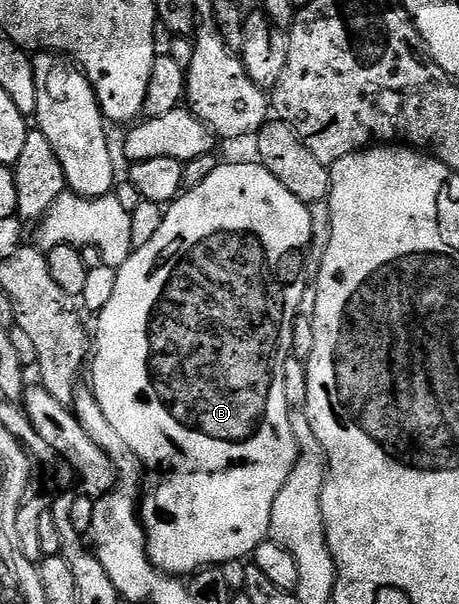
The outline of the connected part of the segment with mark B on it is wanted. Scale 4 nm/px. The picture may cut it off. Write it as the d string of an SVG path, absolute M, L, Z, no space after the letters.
M224 162L195 188L184 190L179 198L164 210L161 229L157 229L156 235L153 236L153 241L148 241L145 245L134 248L129 258L125 261L125 265L117 268L117 286L113 289L113 297L109 297L109 305L105 305L105 309L97 312L99 324L96 325L95 331L93 327L93 358L89 363L89 371L91 367L89 386L95 392L97 401L101 405L101 413L105 413L105 418L109 421L109 425L117 431L121 441L125 441L125 445L129 445L129 449L135 455L136 460L140 464L144 463L151 470L151 479L155 484L152 485L151 492L147 496L144 494L141 499L142 527L146 531L147 553L152 565L171 576L187 577L196 571L203 570L205 567L222 565L234 559L246 560L257 549L257 545L265 542L271 531L273 505L279 494L283 492L283 486L292 478L291 466L295 463L295 431L291 428L293 411L292 408L287 406L285 401L285 369L289 366L289 360L292 358L290 335L293 333L294 319L301 313L302 307L299 306L303 303L302 279L305 277L304 267L310 246L311 227L308 204L301 202L297 197L293 197L293 193L289 193L289 189L285 189L285 185L281 185L281 181L277 181L277 177L273 177L273 173L269 173L258 162L227 164Z

